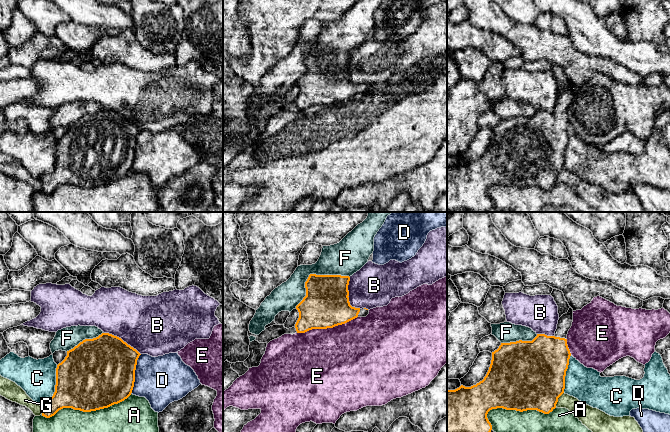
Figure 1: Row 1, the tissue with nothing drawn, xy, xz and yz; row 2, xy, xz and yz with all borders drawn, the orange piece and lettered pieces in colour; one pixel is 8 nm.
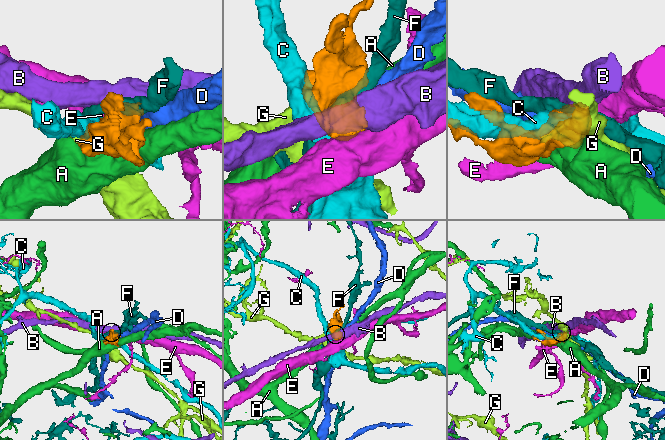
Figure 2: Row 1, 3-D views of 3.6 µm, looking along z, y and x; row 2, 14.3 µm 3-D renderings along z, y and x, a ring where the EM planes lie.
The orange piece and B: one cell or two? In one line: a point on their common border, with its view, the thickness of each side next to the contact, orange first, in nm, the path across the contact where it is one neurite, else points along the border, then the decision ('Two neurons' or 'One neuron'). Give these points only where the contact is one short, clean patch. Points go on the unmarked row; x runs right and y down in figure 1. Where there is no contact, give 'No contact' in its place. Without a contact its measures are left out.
Touches orange at xz (348, 71). Thickness 360 nm (orange) against 340 nm. Two neurons

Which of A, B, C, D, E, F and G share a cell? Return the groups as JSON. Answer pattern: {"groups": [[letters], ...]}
{"groups": [["A", "F"], ["B"], ["C"], ["D"], ["E"], ["G"]]}

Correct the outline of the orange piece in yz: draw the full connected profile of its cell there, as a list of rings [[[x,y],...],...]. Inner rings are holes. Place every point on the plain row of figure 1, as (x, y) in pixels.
[[[570,83],[568,88],[563,90],[557,100],[557,105],[554,112],[547,112],[545,110],[537,110],[537,112],[532,117],[516,117],[510,119],[501,119],[499,124],[492,128],[492,136],[489,146],[482,157],[473,161],[471,163],[465,163],[461,161],[455,166],[447,166],[447,210],[468,210],[470,212],[486,212],[492,206],[492,201],[487,194],[487,190],[492,185],[503,184],[506,186],[516,186],[516,187],[527,187],[527,186],[537,186],[544,190],[549,190],[556,184],[558,174],[564,169],[565,165],[565,152],[569,141],[569,135],[571,132],[570,126],[567,121],[567,110],[572,102],[573,98],[573,85]]]

